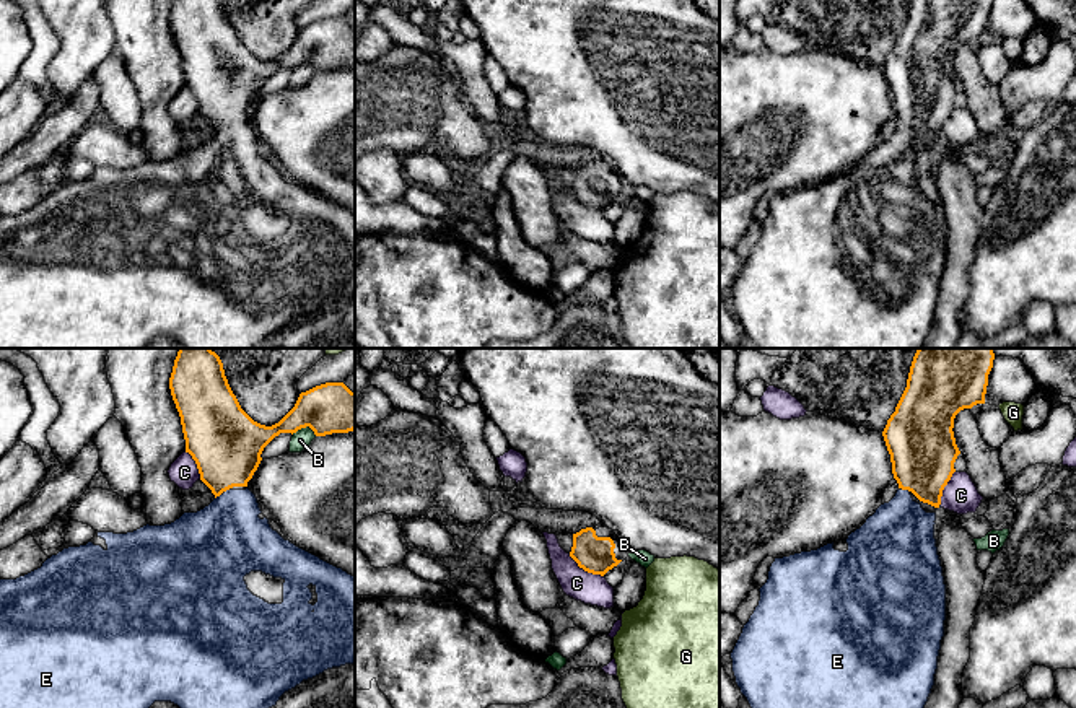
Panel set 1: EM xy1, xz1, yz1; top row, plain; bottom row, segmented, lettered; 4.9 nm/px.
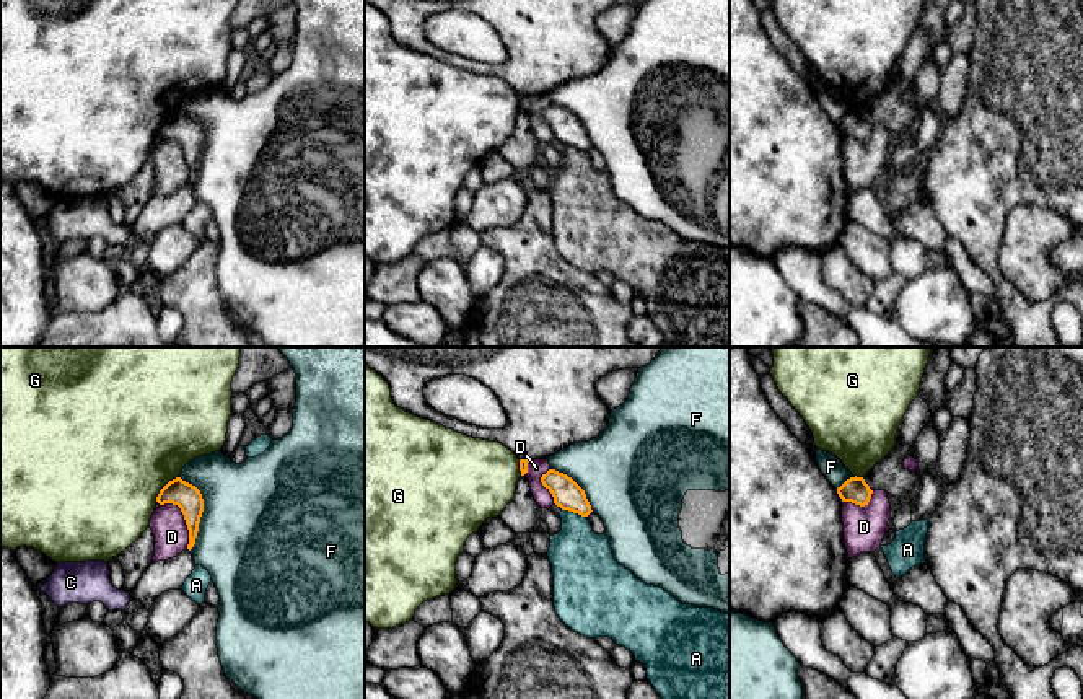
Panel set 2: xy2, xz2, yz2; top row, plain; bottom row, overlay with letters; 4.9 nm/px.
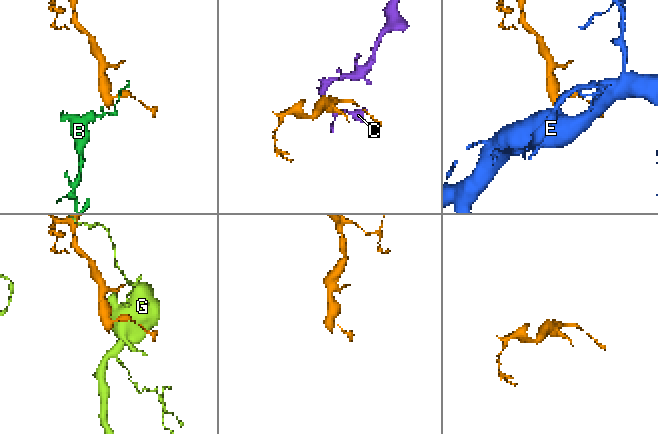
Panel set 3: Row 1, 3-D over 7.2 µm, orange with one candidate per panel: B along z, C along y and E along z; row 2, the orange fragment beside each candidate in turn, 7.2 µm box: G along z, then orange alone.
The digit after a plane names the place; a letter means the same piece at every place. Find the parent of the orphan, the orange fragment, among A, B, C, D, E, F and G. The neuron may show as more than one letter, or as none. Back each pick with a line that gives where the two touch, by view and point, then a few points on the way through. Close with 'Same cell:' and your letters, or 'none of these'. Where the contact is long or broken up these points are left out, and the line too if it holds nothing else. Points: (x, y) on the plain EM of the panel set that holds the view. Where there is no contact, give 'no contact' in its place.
E: contact yz1 (905, 124); way yz1 (920, 77), (920, 101), (905, 124), (899, 173)
Same cell: E

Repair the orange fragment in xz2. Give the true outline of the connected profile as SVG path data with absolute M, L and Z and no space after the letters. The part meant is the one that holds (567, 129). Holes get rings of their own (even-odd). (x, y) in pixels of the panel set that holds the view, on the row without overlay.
M549 104L541 112L542 121L552 129L554 138L562 145L588 152L593 145L585 125L567 109Z

